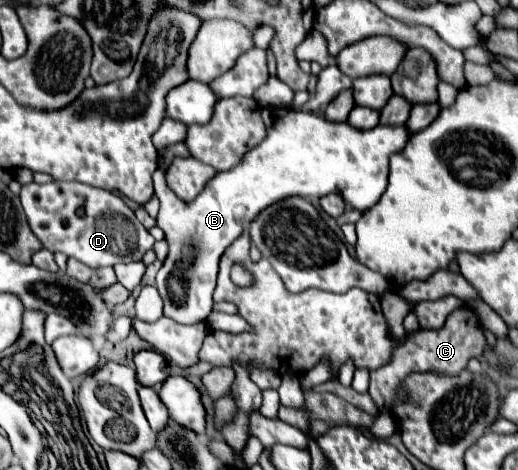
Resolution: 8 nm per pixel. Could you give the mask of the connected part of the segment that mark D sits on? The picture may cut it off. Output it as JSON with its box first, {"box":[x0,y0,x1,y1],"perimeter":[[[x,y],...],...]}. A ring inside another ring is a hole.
{"box":[19,182,155,268],"perimeter":[[[31,182],[21,188],[19,198],[31,230],[47,250],[73,256],[91,268],[141,260],[153,248],[155,240],[147,228],[135,218],[123,198],[109,190],[81,182]]]}

